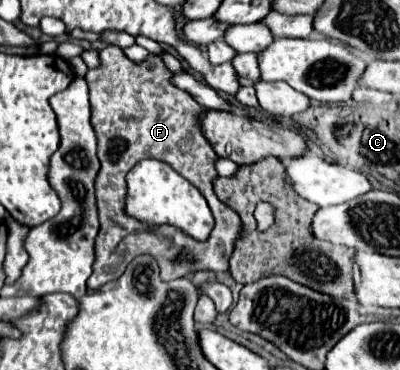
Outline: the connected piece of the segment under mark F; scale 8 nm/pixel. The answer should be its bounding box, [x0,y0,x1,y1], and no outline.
[86,45,242,291]

